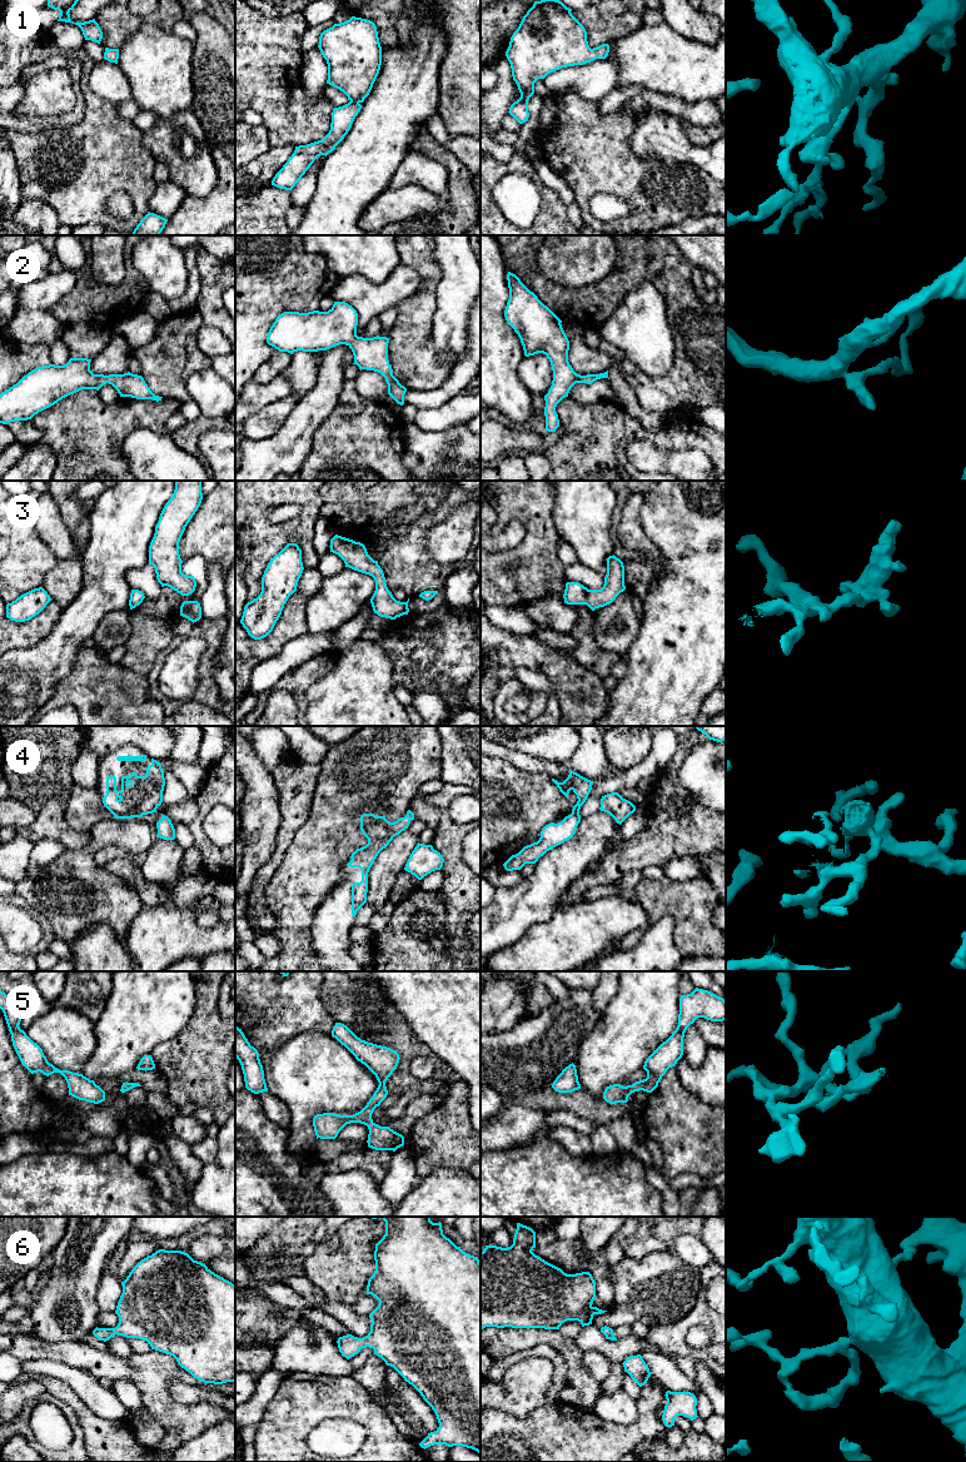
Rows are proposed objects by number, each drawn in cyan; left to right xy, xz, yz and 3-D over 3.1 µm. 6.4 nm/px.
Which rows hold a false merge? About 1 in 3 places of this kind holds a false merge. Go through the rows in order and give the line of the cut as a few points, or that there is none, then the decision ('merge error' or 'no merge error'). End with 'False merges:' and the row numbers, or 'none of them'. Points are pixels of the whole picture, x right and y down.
1: cut none; no merge error
2: cut none; no merge error
3: cut none; no merge error
4: cut none; no merge error
5: cut none; no merge error
6: cut none; no merge error
False merges: none of them

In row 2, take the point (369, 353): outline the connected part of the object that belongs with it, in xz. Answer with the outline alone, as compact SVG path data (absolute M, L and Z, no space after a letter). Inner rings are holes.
M334 302L328 312L284 312L270 327L267 343L279 352L318 352L339 344L348 345L359 369L380 373L388 384L388 394L404 404L407 388L393 376L388 360L387 337L357 335L358 313L345 302Z

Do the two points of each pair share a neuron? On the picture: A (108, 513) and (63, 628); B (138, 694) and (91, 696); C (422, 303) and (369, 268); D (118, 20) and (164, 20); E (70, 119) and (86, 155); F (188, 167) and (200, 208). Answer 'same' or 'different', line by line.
A: same
B: same
C: different
D: same
E: different
F: different

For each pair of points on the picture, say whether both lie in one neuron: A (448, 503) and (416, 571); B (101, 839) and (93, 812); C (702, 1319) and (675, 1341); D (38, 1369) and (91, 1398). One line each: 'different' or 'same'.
A: same
B: different
C: same
D: same

